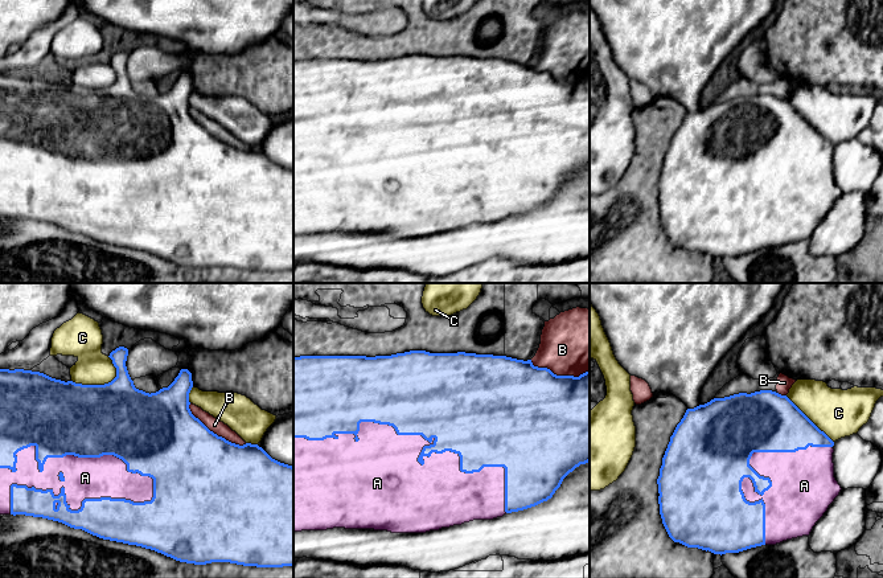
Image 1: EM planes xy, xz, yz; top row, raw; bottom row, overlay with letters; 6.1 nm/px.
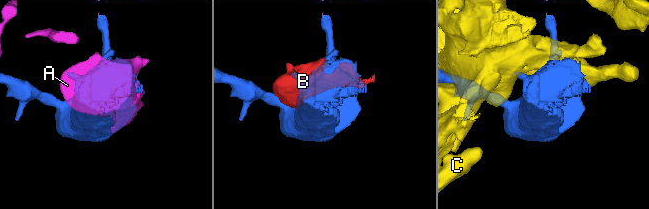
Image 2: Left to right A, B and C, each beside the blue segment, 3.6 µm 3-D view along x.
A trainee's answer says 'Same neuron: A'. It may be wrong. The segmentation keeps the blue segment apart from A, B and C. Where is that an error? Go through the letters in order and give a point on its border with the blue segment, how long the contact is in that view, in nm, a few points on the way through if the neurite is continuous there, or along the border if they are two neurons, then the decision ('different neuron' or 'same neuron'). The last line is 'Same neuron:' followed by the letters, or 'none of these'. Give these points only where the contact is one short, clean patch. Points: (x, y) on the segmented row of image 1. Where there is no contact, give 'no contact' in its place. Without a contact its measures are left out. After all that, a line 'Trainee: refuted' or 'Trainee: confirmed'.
A: contact xy (68, 454); length 950 nm; same neuron
B: contact xy (216, 434); length 420 nm; different neuron
C: contact xy (97, 385); length 300 nm; different neuron
Same neuron: A
Trainee: confirmed

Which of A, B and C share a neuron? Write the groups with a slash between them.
A / B / C

